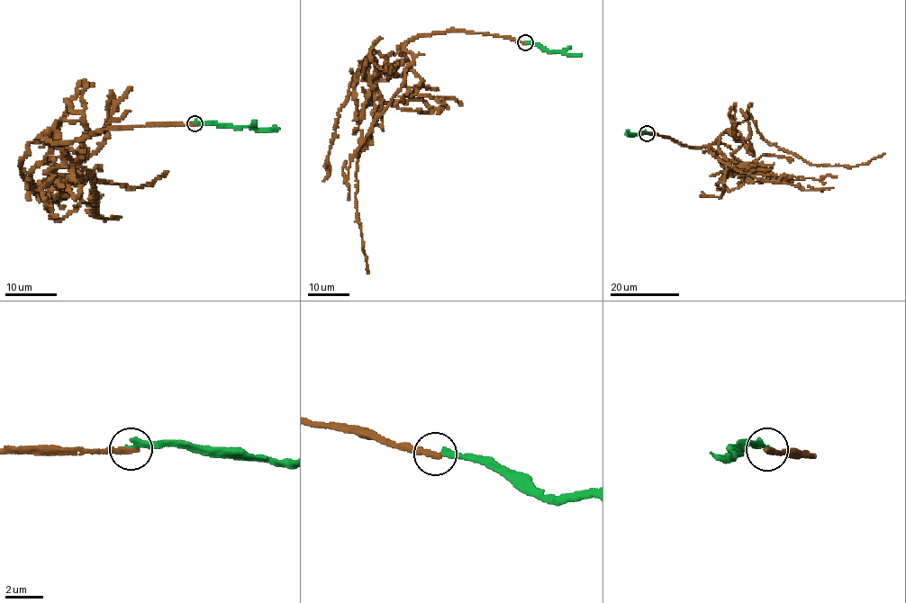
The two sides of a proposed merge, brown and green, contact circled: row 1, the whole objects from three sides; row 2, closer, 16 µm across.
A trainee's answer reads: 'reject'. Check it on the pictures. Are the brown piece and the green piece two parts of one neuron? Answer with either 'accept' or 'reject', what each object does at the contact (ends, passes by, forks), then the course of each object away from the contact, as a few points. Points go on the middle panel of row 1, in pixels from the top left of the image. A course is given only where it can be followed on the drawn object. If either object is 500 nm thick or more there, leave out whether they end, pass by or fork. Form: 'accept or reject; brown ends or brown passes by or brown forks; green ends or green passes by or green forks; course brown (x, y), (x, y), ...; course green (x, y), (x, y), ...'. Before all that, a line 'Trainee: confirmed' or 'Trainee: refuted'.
Trainee: confirmed
reject; brown ends; green ends; course brown (525, 42), (444, 31), (402, 43), (422, 85), (376, 109), (357, 160), (367, 273); course green (526, 42), (537, 43), (548, 51), (582, 54)

